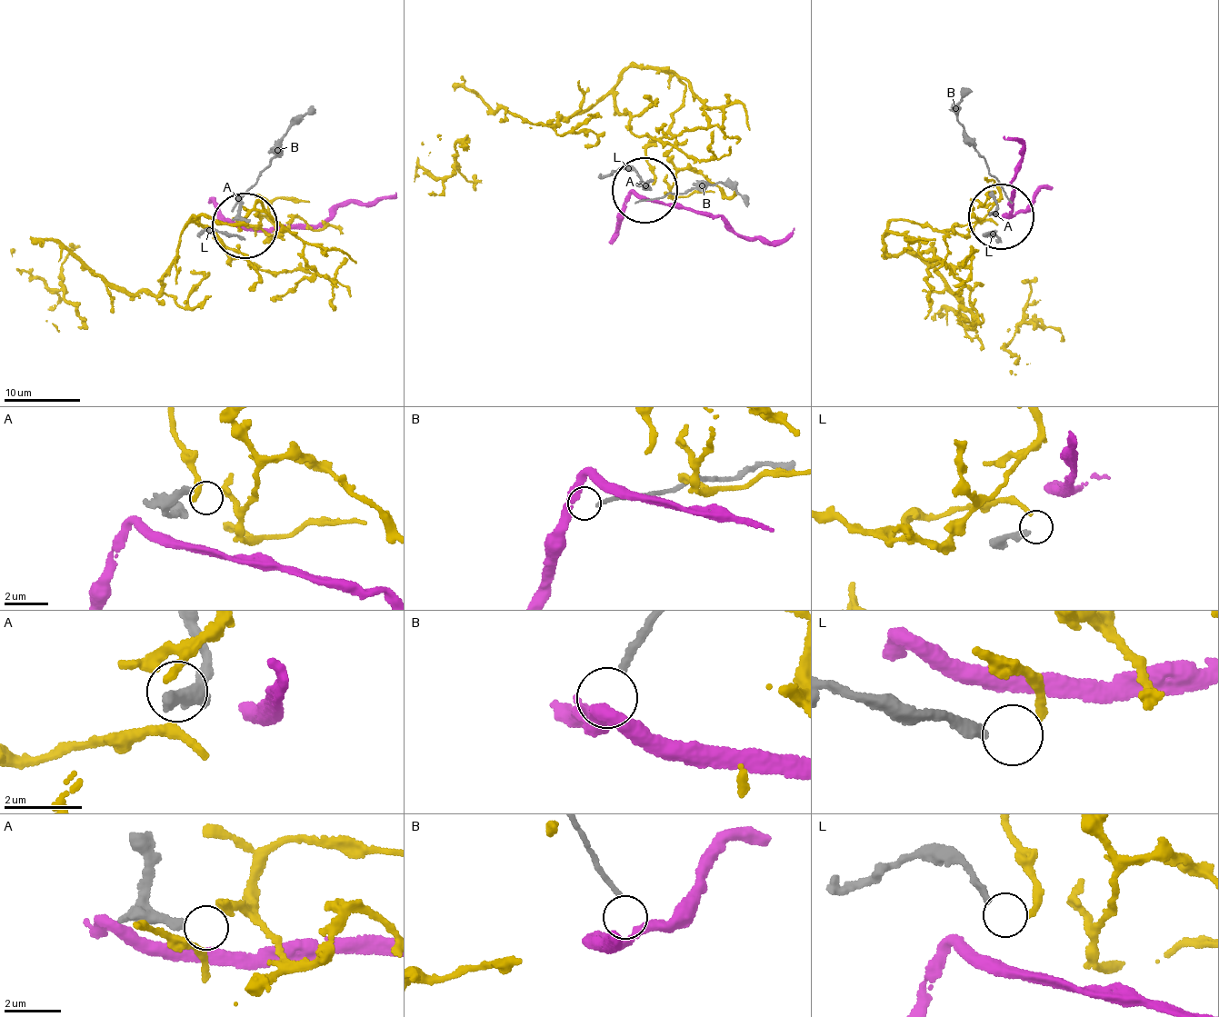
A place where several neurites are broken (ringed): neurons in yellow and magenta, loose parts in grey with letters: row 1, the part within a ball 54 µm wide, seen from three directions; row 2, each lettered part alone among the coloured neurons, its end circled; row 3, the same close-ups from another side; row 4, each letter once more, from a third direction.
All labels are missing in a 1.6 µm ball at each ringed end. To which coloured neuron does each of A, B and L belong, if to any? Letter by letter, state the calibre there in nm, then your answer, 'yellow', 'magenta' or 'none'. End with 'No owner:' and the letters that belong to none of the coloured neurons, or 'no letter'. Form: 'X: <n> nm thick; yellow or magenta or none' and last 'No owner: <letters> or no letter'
A: 280 nm thick; none
B: 180 nm thick; magenta
L: 280 nm thick; yellow
No owner: A

